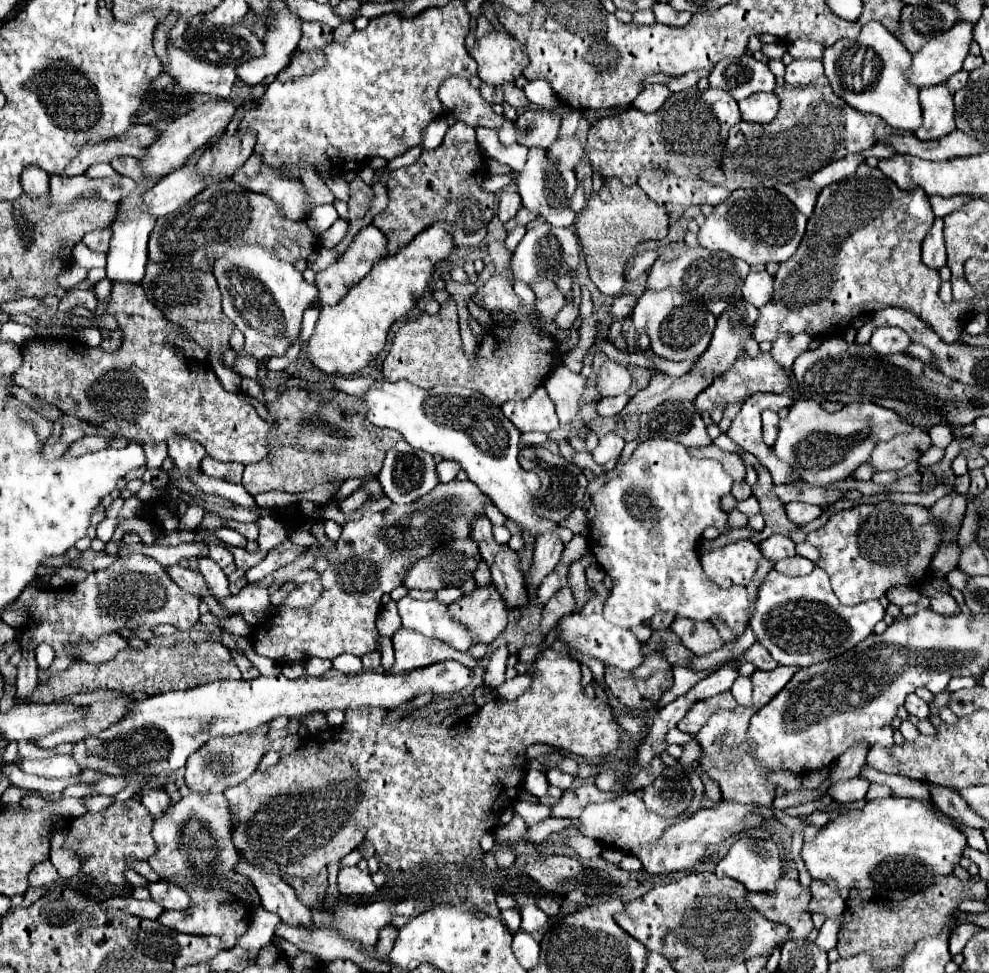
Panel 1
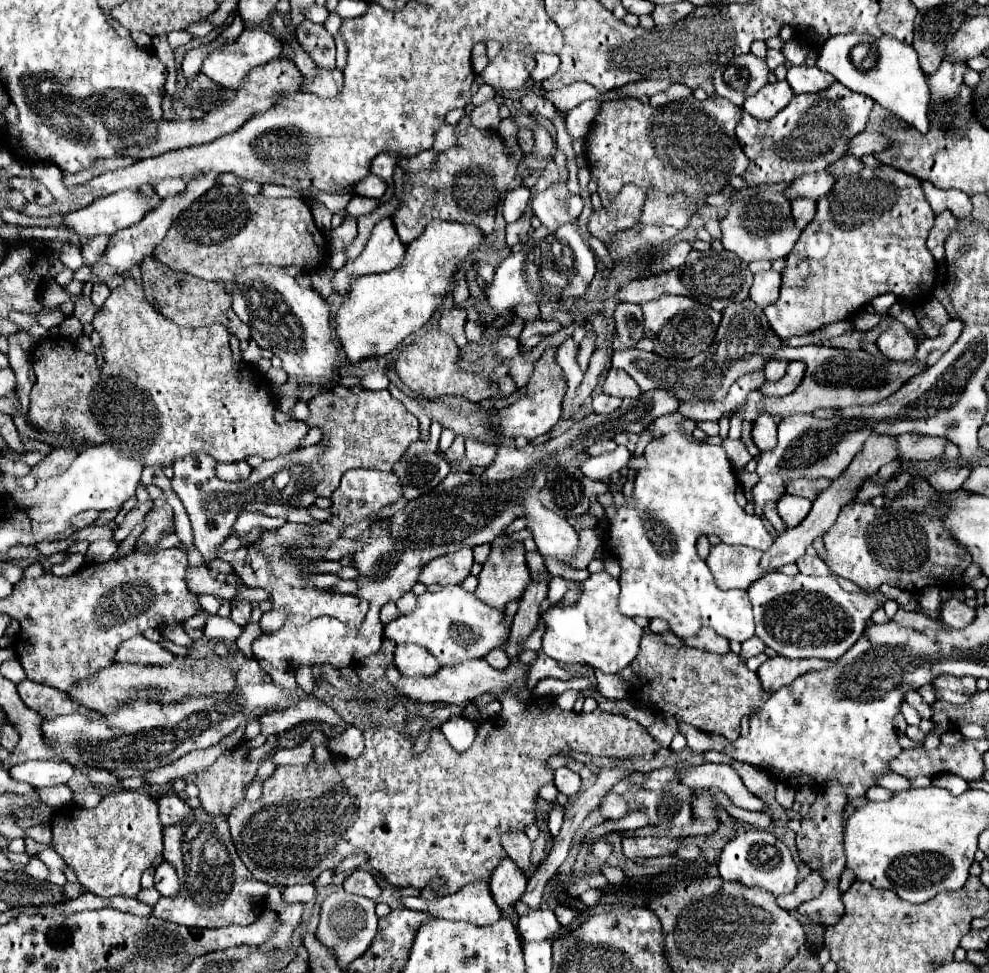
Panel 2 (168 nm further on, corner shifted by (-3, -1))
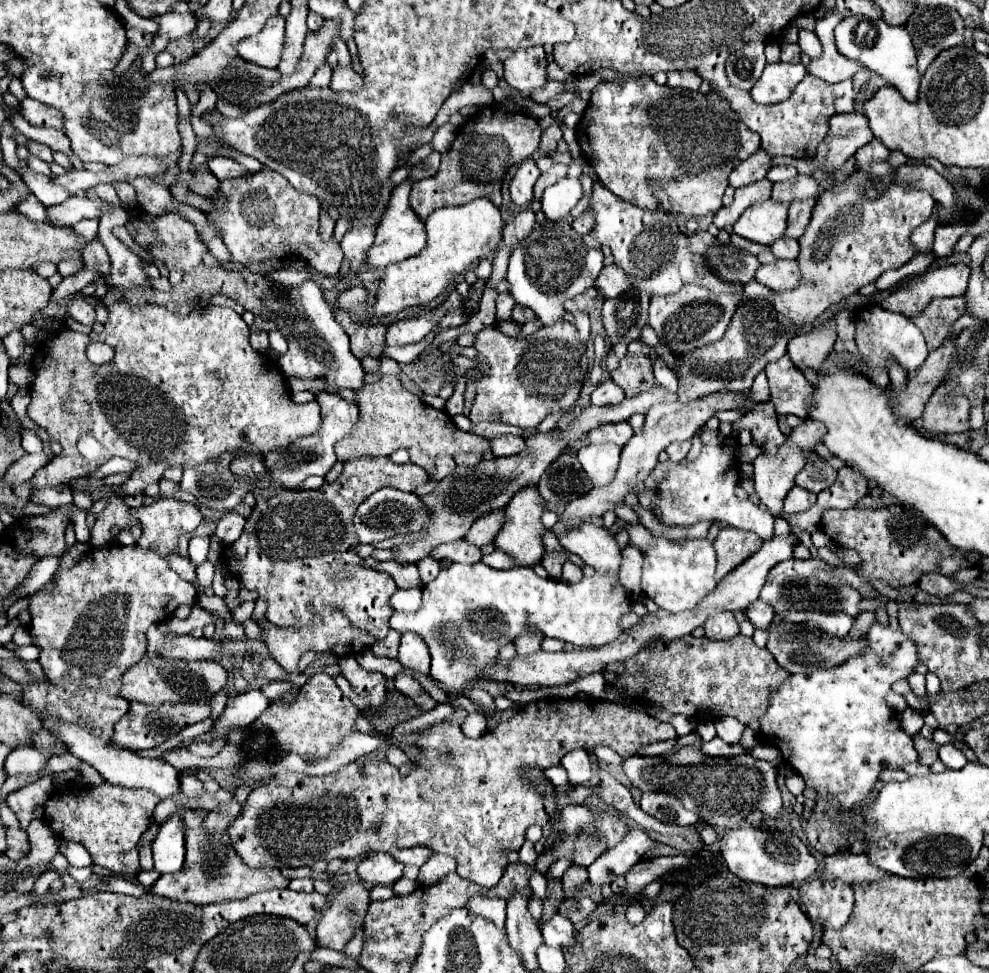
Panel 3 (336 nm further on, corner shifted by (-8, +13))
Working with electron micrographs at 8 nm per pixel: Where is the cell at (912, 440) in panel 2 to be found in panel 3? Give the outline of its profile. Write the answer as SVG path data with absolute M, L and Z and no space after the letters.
M936 388L922 414L922 430L928 436L946 436L968 430L968 400L958 392Z

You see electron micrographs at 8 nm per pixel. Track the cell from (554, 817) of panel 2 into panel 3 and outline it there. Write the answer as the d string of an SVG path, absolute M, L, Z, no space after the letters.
M562 858L562 860L554 862L554 864L550 866L550 870L548 870L548 878L562 878L562 874L566 872L566 868L568 868L570 864L572 864L570 858Z

